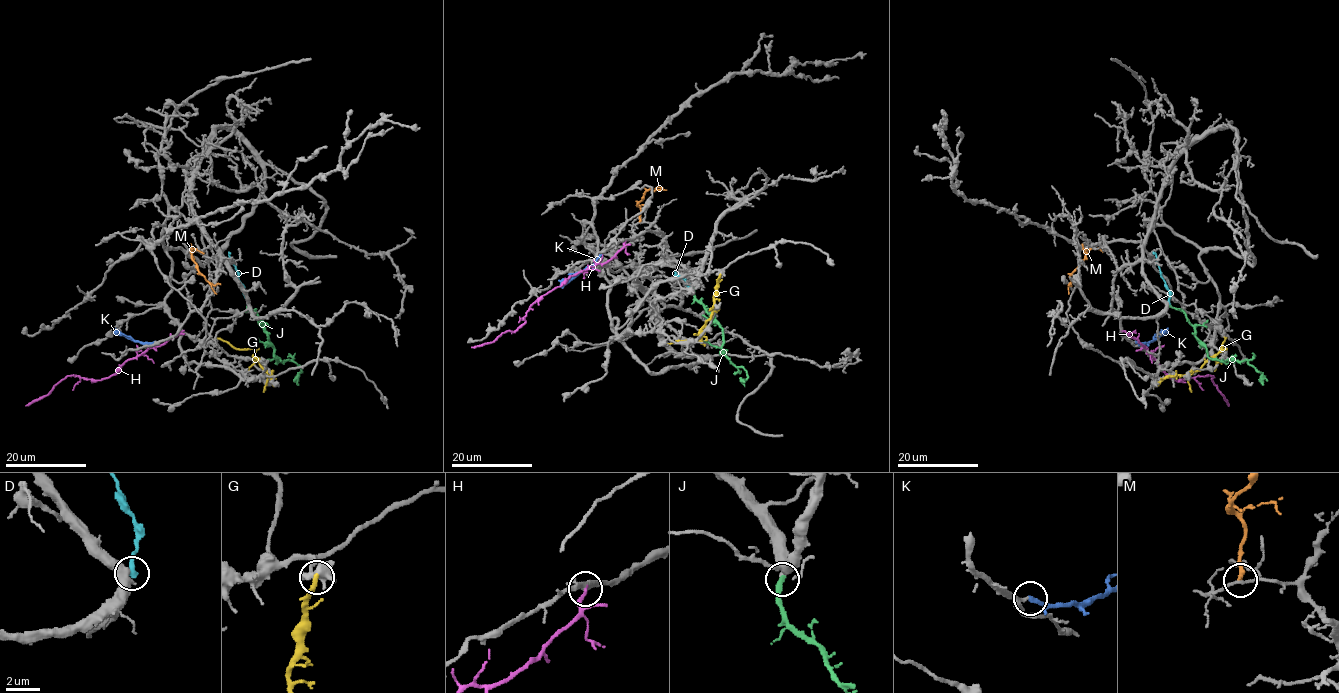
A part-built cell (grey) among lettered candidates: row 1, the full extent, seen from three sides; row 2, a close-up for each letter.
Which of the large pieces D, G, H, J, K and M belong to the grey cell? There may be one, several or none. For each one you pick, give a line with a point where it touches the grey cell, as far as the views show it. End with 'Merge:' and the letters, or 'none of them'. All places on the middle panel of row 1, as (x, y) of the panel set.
J: Touches grey at (694, 288)
K: Touches grey at (601, 254)
Merge: J, K

